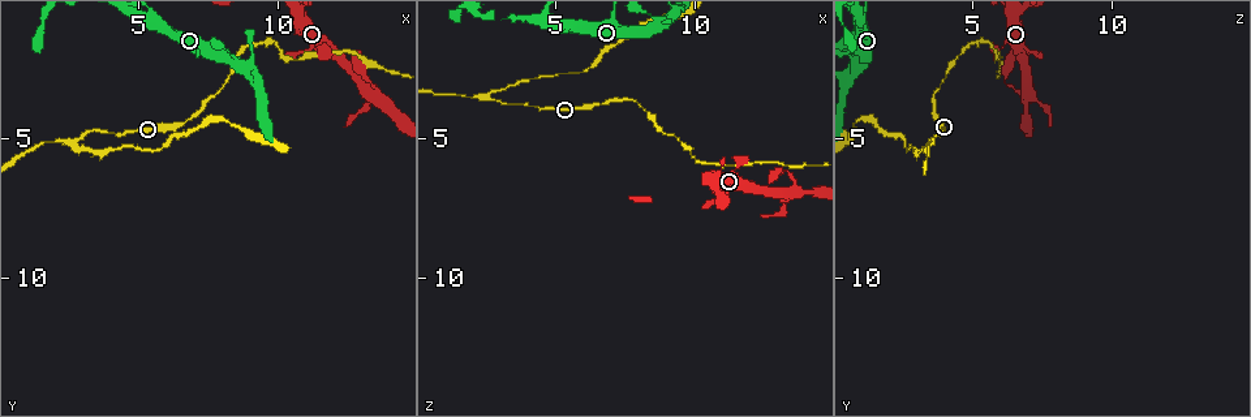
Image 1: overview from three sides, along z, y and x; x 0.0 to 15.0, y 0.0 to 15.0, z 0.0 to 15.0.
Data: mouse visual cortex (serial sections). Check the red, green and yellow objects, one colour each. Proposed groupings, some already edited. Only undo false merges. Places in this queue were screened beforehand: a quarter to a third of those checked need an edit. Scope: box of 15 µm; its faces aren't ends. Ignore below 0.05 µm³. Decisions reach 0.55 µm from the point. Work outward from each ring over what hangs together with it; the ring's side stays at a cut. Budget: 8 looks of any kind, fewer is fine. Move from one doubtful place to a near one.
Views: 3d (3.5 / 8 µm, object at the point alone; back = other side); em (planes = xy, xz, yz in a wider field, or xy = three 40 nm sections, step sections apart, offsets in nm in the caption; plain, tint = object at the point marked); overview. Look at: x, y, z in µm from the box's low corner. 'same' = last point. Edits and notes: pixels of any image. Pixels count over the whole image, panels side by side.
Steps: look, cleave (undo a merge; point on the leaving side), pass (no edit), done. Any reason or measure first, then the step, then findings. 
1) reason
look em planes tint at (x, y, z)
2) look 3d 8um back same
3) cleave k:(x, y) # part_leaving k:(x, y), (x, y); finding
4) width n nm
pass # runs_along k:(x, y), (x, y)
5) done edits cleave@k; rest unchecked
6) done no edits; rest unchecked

four-way junction
look 3d 3.5um at (13.5, 3.3, 6.8)

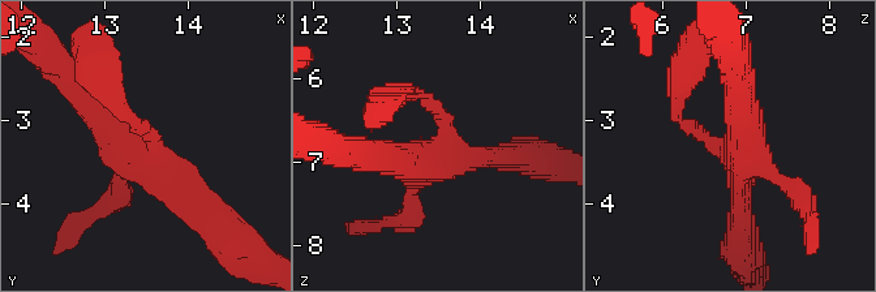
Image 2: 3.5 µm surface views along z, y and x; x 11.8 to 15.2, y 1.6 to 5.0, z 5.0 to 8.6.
arms 4; arm_widths 200, 200, 300, 400 nm; need the tissue
look em xy step 5 tint at (13.45, 3.40, 6.90)

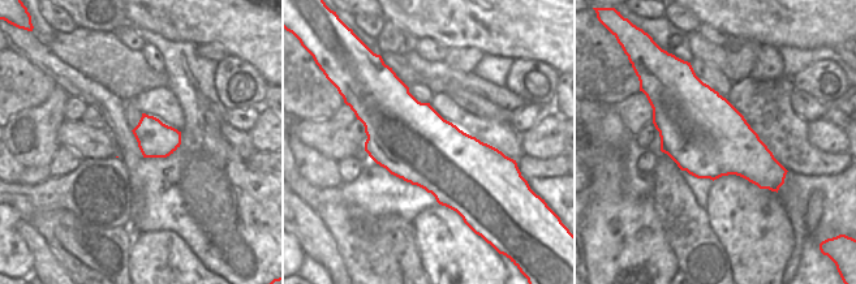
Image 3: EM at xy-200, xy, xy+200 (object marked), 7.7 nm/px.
pass # all the same cell

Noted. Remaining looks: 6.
branch point
look 3d 3.5um at (2.6, 5.2, 3.5)

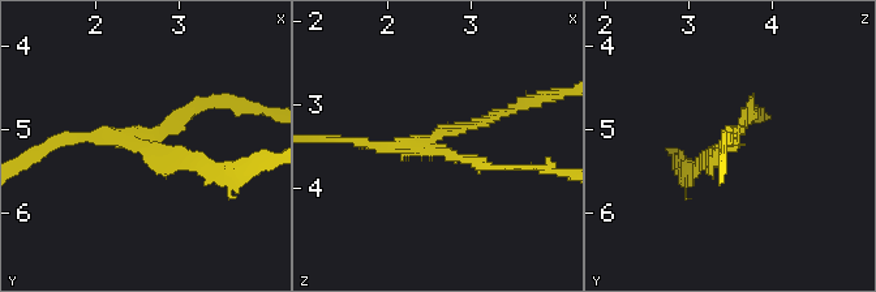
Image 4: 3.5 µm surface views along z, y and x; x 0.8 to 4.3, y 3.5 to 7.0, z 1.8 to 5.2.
look em xy step 3 tint at (2.50, 5.15, 3.50)

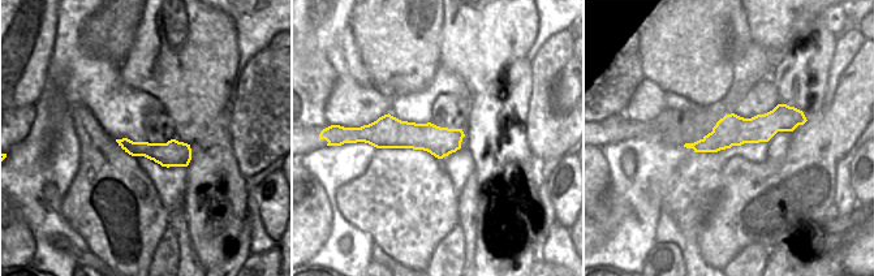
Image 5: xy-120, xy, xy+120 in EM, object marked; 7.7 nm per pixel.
arms 3
cleave 4:(176, 157) # part_leaving 4:(138, 142), (194, 166), (250, 170); two cells meet here

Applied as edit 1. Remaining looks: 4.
see it whole again
look overview

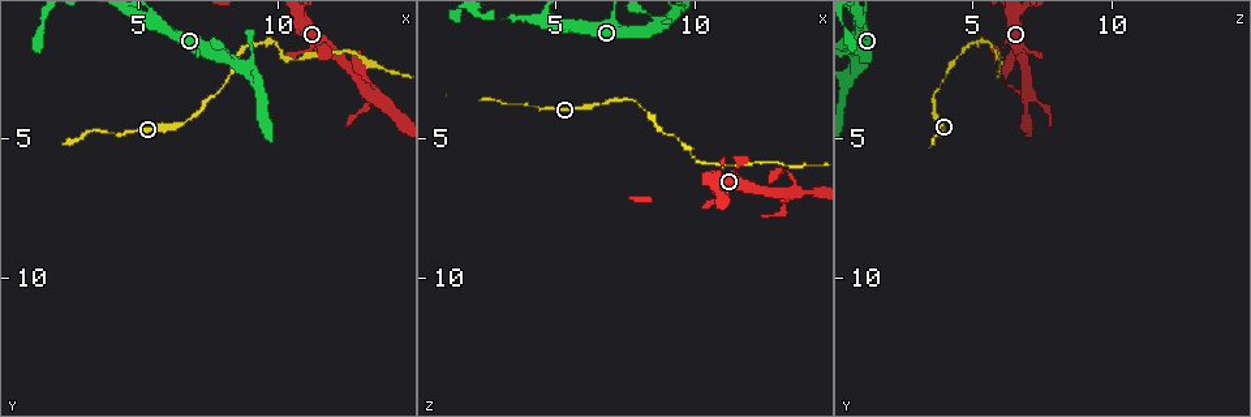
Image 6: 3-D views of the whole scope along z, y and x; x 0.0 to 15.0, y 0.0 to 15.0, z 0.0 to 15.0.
narrows sharply
look 3d 3.5um at (8.7, 2.4, 1.0)

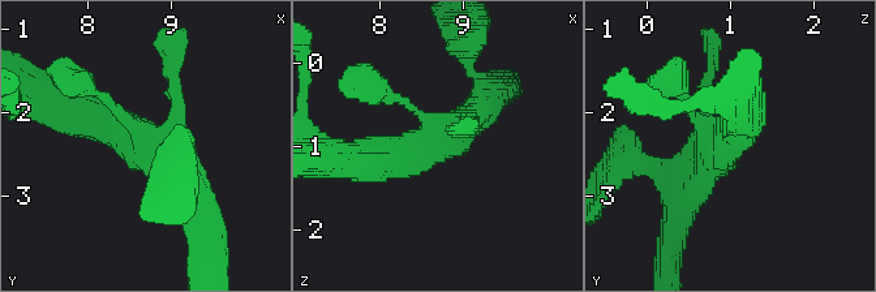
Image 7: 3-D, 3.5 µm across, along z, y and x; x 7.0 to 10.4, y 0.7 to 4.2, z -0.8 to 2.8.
now the EM
look em xy step 5 tint at (8.60, 2.35, 0.95)

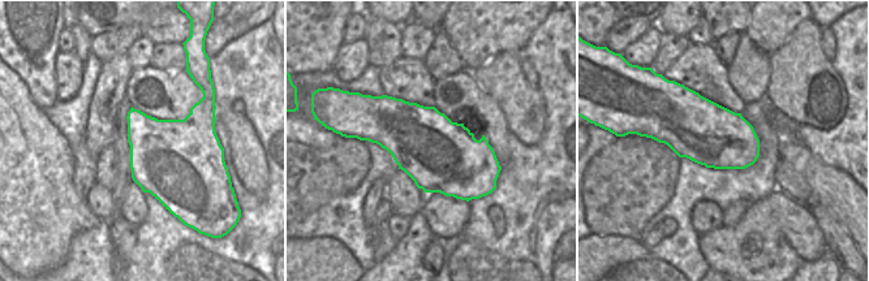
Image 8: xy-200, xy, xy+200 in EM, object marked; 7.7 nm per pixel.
arm_widths 150, 150, 450, 500 nm
pass # runs_along 7:(67, 107), (154, 151), (194, 200); continuous, no second cell

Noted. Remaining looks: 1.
done edits cleave@4; rest unchecked

